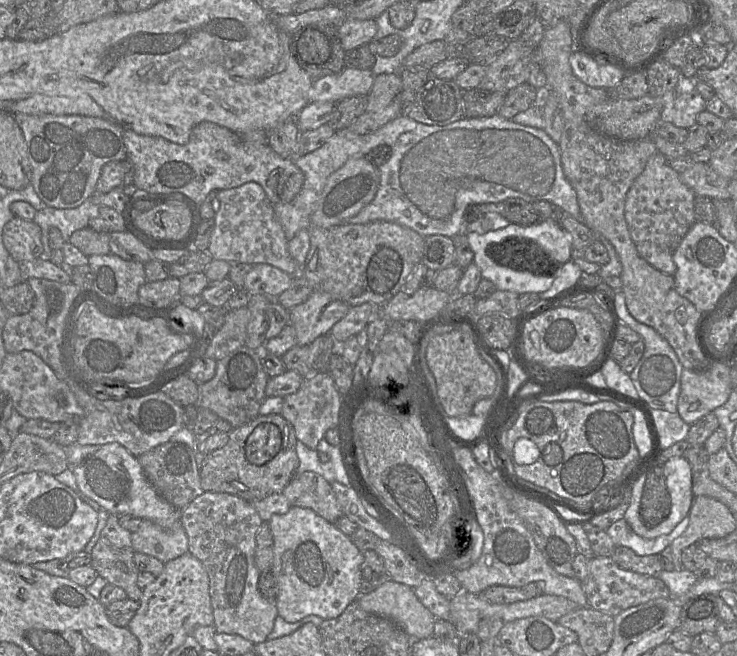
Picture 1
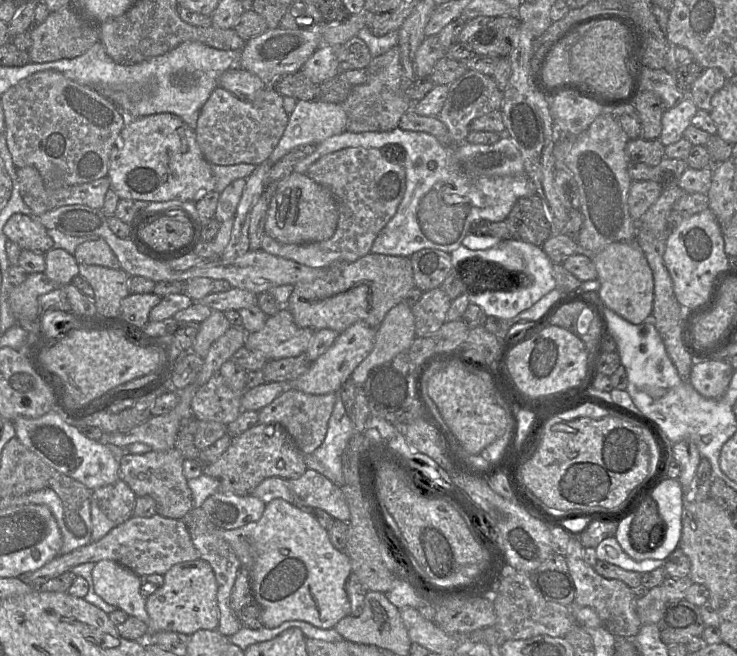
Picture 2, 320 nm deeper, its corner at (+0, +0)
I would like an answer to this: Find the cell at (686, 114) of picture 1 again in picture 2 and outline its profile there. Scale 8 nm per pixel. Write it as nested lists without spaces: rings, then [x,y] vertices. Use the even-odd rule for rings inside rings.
[[[686,96],[681,102],[664,111],[662,115],[662,131],[660,141],[668,146],[683,137],[684,130],[691,124],[698,108],[693,100]]]

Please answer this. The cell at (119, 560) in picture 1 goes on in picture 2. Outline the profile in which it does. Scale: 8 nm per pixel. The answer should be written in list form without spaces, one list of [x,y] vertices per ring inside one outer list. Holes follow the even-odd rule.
[[[121,478],[112,484],[93,490],[93,498],[99,508],[116,525],[124,523],[132,516],[136,497]]]

